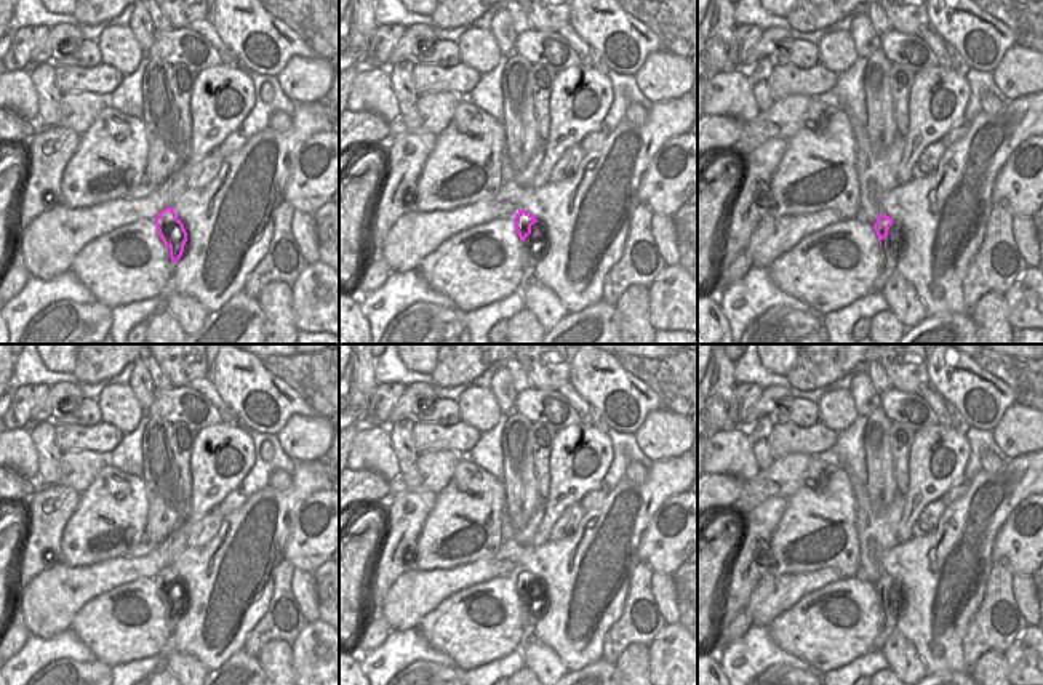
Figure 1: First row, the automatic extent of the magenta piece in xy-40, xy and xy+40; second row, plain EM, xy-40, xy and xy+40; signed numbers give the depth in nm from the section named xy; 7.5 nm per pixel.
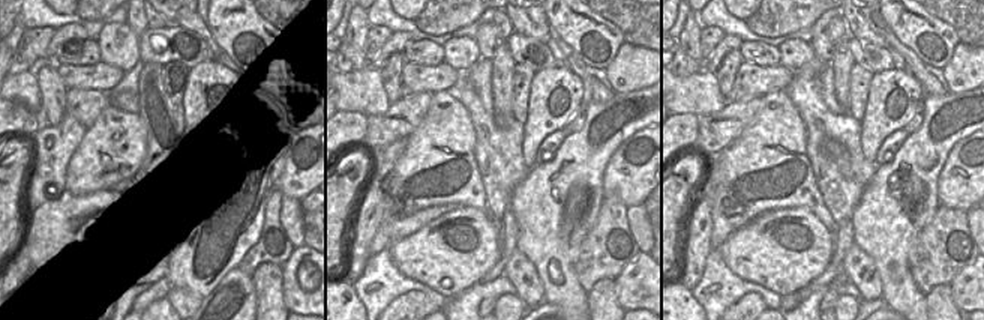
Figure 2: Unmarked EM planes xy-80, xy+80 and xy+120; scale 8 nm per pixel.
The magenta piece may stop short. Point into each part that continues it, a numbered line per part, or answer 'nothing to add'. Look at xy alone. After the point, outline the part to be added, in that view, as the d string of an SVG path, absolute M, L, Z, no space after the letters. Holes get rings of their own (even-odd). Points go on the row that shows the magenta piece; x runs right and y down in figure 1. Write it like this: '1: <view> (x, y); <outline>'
1: xy (531, 245); M539 224L531 226L531 234L523 240L523 274L522 288L526 288L533 280L534 267L541 254L545 238L541 234Z

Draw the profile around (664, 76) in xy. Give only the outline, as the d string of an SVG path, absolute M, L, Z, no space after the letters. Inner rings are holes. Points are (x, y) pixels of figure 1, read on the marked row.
M659 50L645 59L633 77L640 91L654 104L689 93L694 75L689 58Z

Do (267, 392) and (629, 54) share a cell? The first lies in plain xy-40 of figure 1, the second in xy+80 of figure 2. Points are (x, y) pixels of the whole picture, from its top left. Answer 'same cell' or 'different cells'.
different cells

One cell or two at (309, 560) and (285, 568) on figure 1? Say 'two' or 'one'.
two

